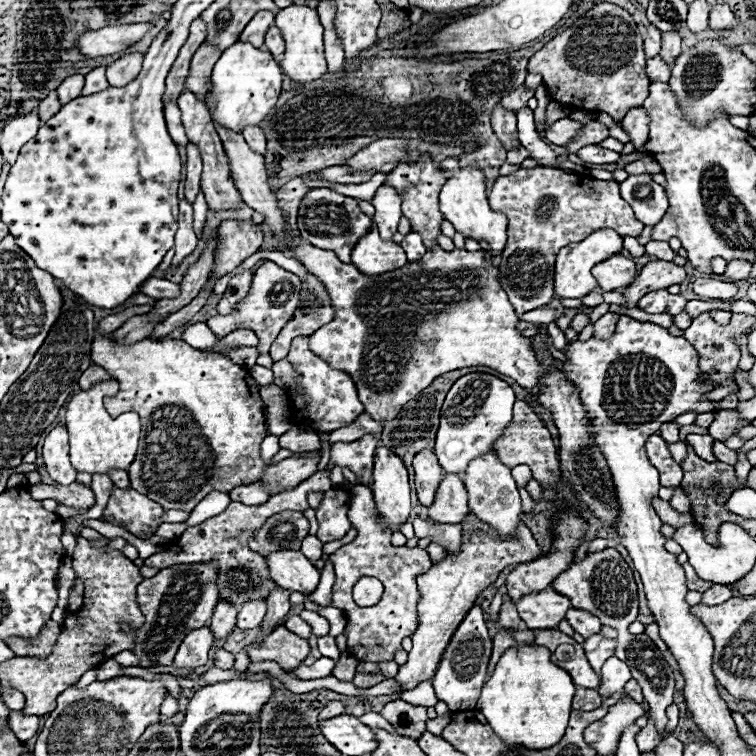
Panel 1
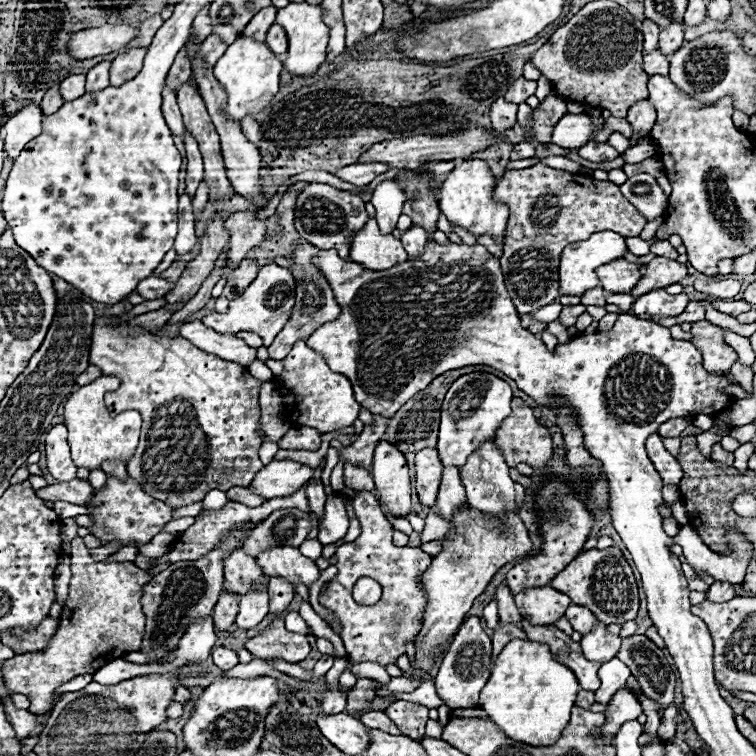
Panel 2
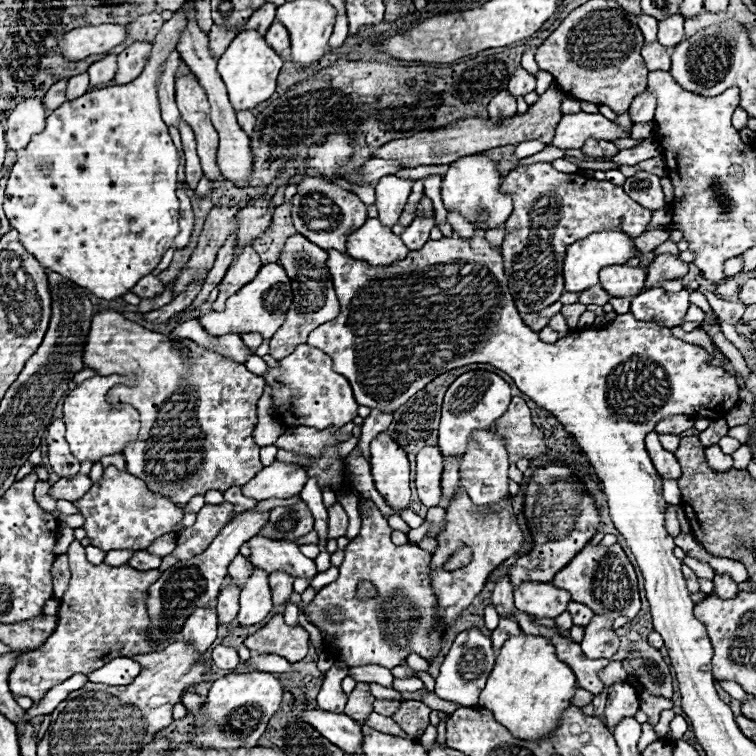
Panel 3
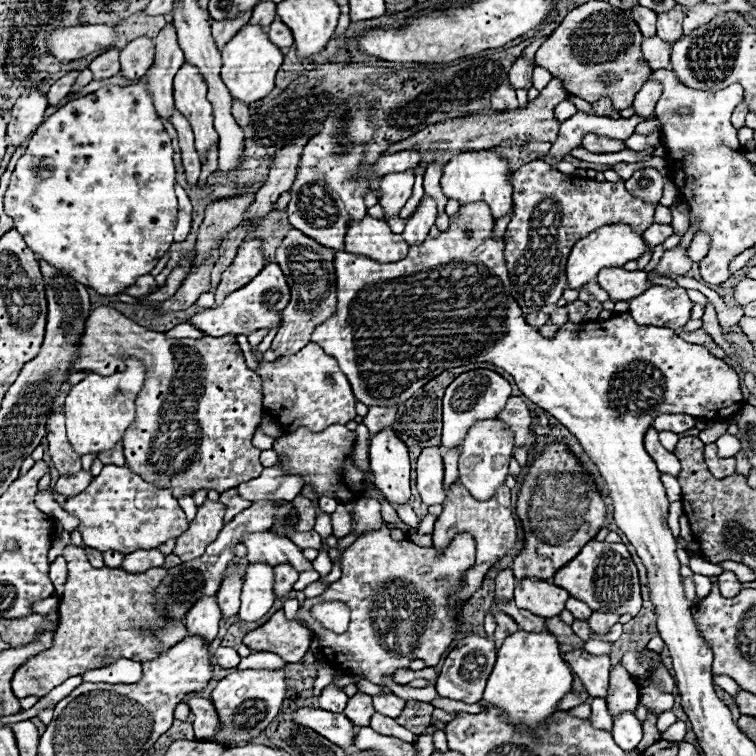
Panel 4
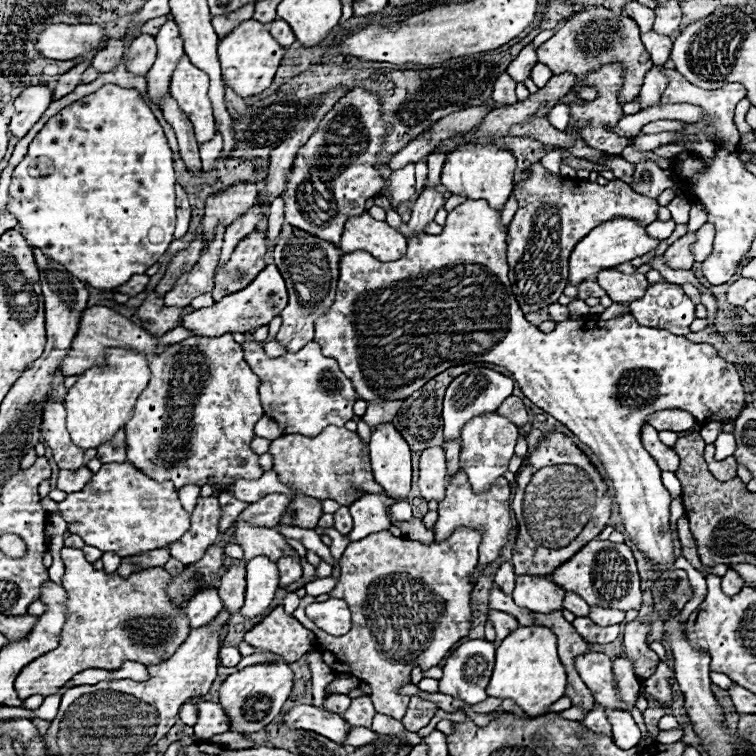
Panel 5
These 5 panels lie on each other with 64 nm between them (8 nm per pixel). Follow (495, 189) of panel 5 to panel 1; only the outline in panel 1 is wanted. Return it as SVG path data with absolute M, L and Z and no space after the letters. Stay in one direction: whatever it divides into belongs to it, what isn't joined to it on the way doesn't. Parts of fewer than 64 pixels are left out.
M472 164L472 166L464 166L460 170L454 172L452 178L448 178L448 182L442 186L440 192L440 212L444 214L444 218L448 222L454 224L456 232L474 238L474 240L486 240L492 246L492 254L498 254L504 250L506 244L506 216L502 212L494 212L488 204L488 196L486 196L486 176L484 172Z

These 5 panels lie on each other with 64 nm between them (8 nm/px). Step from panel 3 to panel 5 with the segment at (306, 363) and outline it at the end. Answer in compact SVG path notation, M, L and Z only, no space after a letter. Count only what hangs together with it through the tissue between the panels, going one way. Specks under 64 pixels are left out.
M246 332L244 336L244 358L252 372L260 378L260 400L264 406L264 416L272 418L284 434L316 436L330 424L344 426L348 420L352 420L352 406L356 402L354 386L342 374L334 358L322 356L316 342L308 342L298 352L290 352L280 358L268 358L262 350L262 342L256 342L252 332Z

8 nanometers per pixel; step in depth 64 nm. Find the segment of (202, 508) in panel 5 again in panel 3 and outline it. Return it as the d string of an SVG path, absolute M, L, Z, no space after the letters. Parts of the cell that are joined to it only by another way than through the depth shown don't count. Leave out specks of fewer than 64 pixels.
M222 502L222 504L206 504L200 512L196 522L190 528L184 528L178 534L176 548L172 556L176 560L190 560L198 554L202 554L210 542L218 536L218 532L232 520L232 504Z

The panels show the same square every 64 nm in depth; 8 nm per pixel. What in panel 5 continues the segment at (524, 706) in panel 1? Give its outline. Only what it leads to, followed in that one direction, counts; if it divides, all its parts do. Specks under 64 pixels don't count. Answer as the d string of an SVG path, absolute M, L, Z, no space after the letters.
M520 626L496 648L496 666L488 684L488 696L512 698L528 716L546 714L546 708L560 700L566 690L566 670L558 660L556 636L546 626Z

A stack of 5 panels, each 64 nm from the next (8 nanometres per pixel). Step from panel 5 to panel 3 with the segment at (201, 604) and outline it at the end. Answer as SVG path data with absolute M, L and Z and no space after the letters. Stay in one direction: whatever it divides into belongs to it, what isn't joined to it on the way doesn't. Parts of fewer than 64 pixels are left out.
M212 606L198 608L184 622L182 636L186 642L192 642L200 652L206 652L210 644L216 640L216 626L218 626L216 610Z

